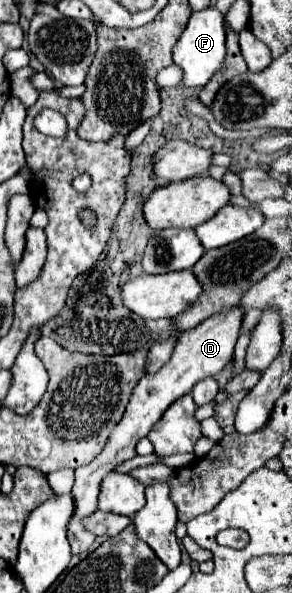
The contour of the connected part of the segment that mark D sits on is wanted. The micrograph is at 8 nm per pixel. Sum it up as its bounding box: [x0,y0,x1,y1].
[68,307,244,553]

